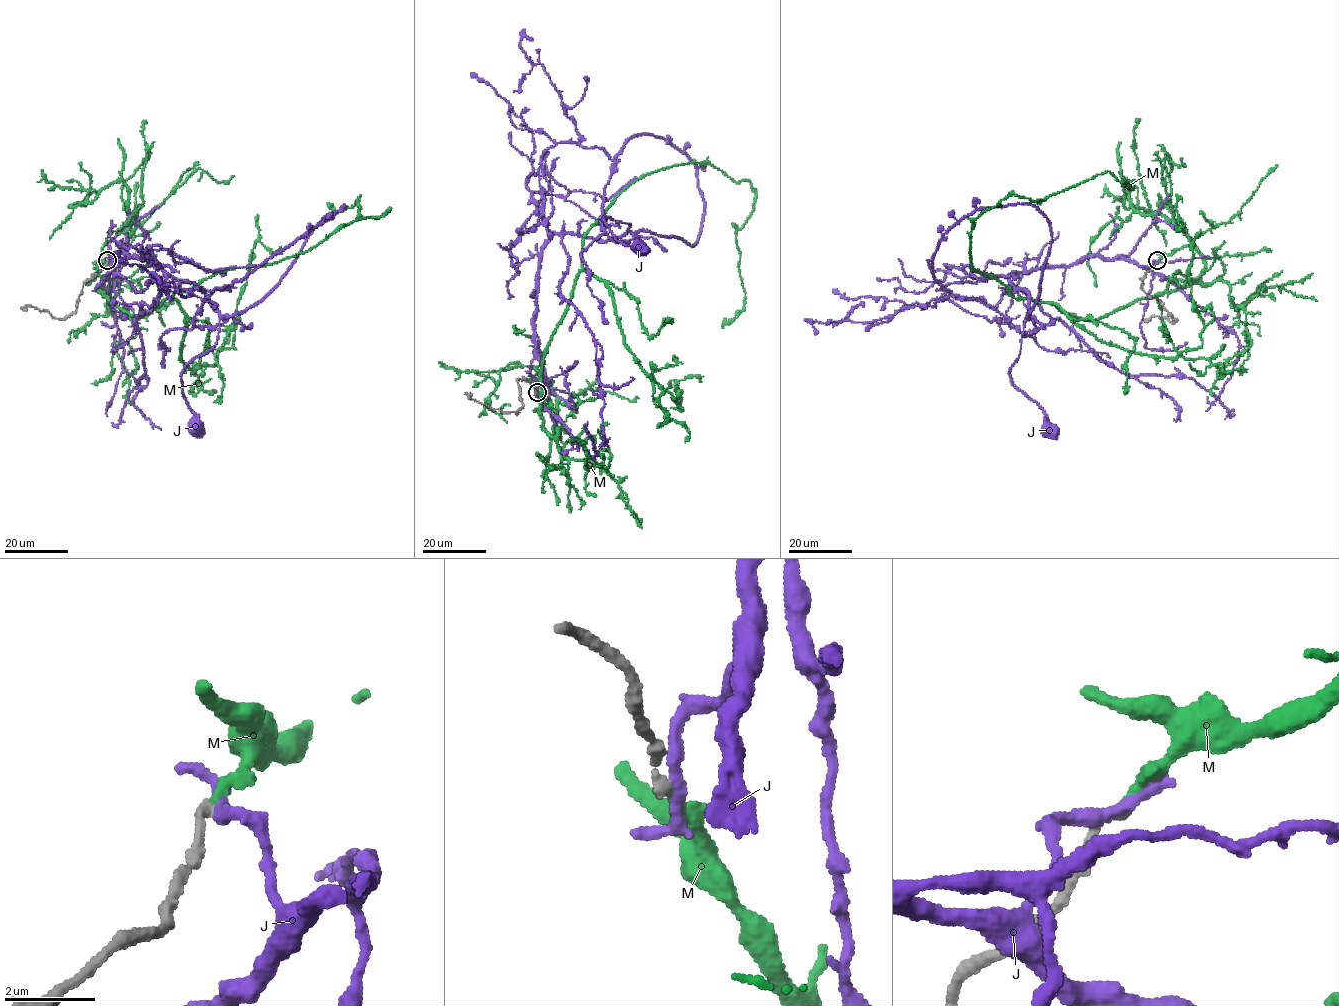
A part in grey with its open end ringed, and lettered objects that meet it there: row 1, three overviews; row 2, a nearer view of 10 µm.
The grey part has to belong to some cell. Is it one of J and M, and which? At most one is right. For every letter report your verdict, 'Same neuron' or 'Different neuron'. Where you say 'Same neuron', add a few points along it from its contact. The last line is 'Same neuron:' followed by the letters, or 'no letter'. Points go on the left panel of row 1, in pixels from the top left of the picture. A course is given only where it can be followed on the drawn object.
J: Different neuron
M: Same neuron
Same neuron: M

